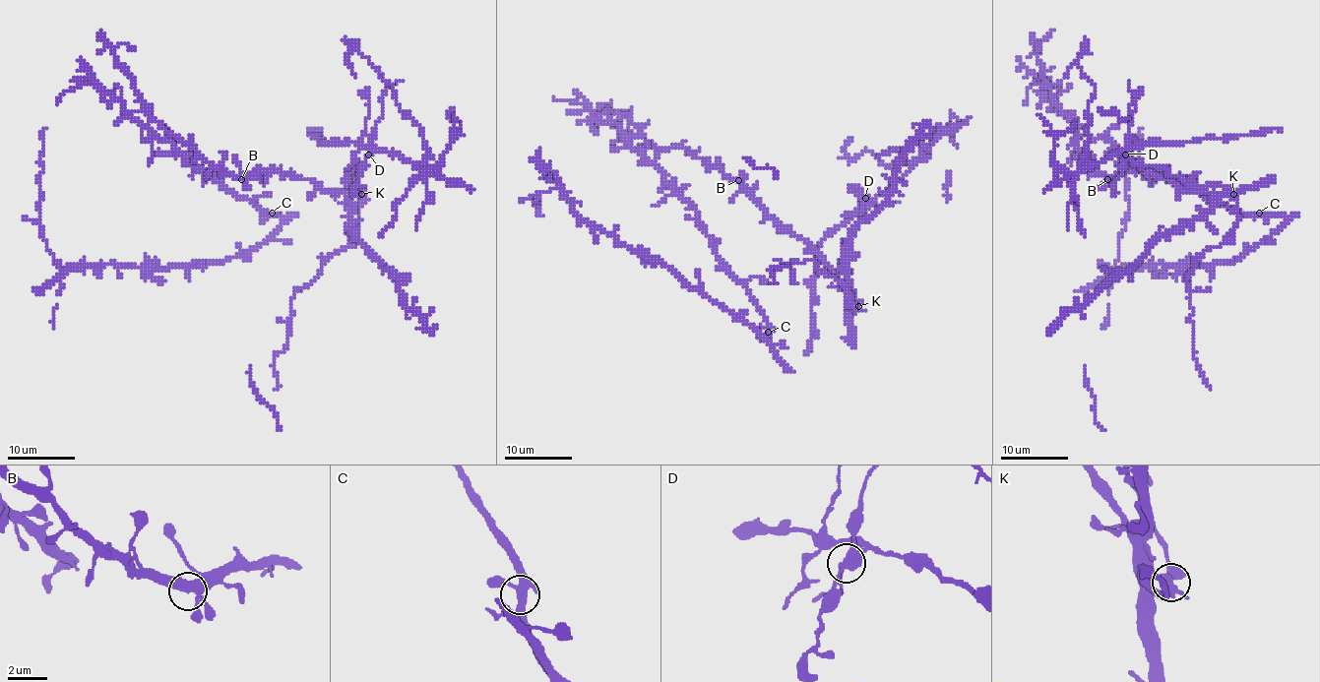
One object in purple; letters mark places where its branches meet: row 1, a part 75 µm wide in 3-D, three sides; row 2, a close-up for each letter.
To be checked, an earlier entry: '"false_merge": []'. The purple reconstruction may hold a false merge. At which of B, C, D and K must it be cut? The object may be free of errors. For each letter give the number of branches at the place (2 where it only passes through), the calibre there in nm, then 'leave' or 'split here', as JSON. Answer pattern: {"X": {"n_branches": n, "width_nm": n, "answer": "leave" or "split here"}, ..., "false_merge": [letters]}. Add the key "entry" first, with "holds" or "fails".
{"entry": "fails", "B": {"n_branches": 4, "width_nm": 400, "answer": "leave"}, "C": {"n_branches": 4, "width_nm": 360, "answer": "leave"}, "D": {"n_branches": 4, "width_nm": 400, "answer": "split here"}, "K": {"n_branches": 4, "width_nm": 360, "answer": "leave"}, "false_merge": ["D"]}

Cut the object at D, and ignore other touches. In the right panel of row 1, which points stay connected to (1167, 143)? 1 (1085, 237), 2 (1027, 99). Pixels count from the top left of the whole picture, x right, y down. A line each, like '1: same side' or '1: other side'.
1: same side
2: other side

